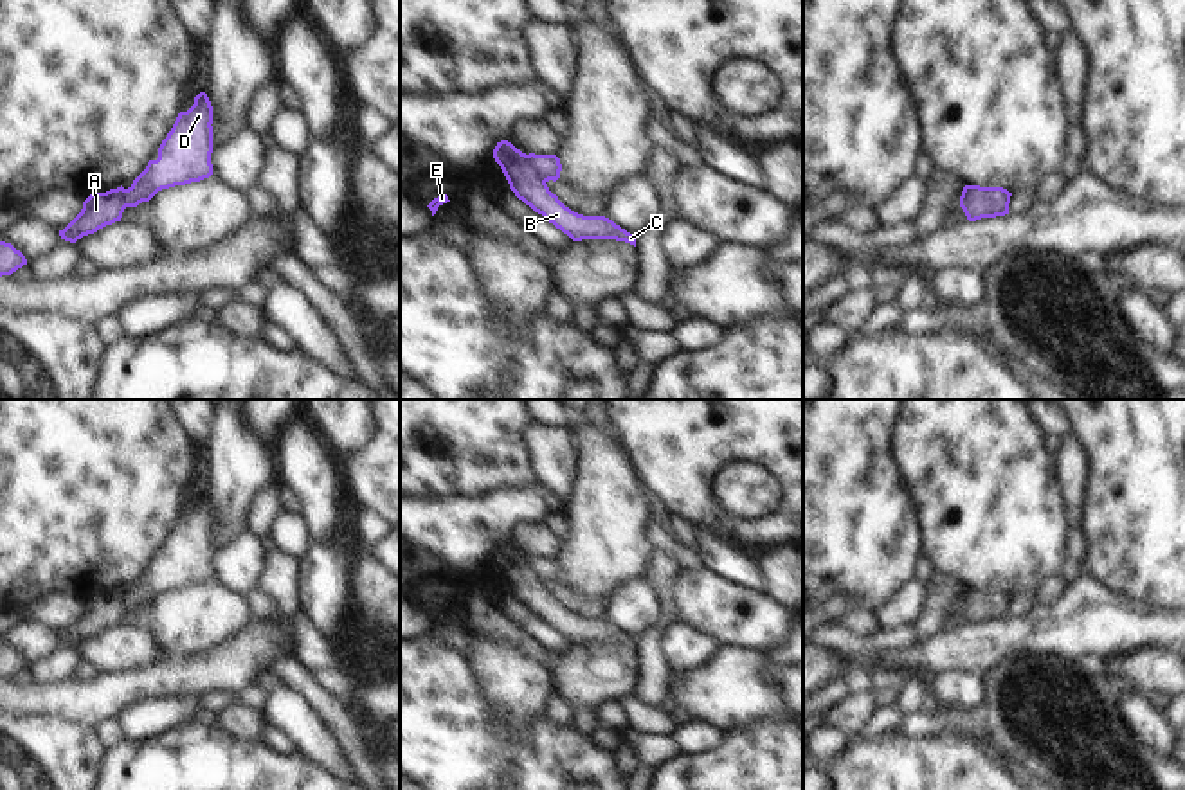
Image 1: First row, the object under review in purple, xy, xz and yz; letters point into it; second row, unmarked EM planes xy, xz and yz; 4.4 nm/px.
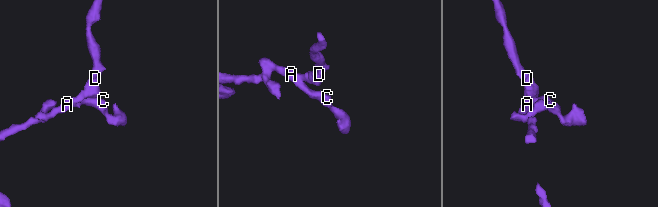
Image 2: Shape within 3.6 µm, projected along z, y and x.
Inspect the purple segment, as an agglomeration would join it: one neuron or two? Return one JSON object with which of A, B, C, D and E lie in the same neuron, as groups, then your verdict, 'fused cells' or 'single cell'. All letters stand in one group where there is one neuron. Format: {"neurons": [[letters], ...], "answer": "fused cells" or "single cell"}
{"neurons": [["A", "B", "C", "E"], ["D"]], "answer": "fused cells"}

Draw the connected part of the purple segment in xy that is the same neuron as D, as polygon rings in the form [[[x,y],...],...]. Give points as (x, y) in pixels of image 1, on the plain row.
[[[205,495],[194,500],[187,515],[180,515],[171,534],[158,551],[158,561],[124,594],[126,610],[149,605],[158,594],[200,585],[213,578],[213,509]]]

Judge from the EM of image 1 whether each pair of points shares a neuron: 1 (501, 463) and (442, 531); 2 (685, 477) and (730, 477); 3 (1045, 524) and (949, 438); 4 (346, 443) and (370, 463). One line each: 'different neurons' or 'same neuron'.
1: different neurons
2: different neurons
3: same neuron
4: different neurons

